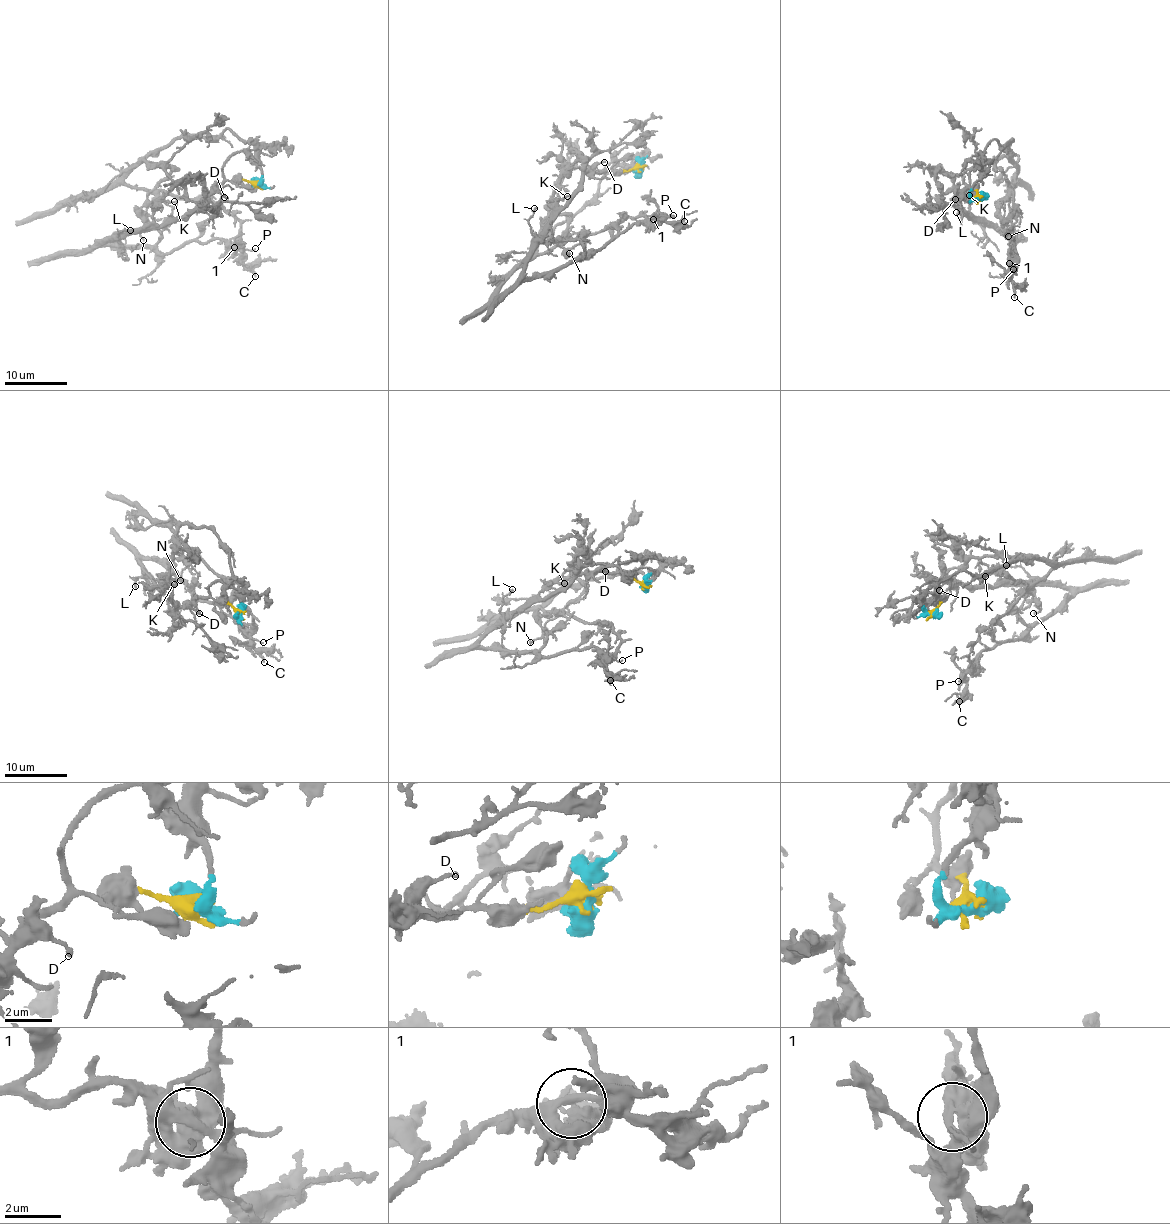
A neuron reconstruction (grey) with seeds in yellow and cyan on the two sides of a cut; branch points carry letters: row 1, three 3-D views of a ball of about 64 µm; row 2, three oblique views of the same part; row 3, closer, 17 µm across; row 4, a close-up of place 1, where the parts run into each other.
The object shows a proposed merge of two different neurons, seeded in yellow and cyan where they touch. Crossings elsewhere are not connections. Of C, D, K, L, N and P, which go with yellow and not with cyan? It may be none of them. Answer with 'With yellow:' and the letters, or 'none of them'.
With yellow: C, D, K, L, P

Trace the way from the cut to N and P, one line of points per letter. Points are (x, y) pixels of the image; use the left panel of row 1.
N: (256, 183), (257, 149), (228, 128), (214, 137), (171, 140), (124, 180), (154, 197), (143, 240)
P: (258, 183), (223, 181), (161, 225), (90, 251), (171, 252), (216, 238), (255, 248)

